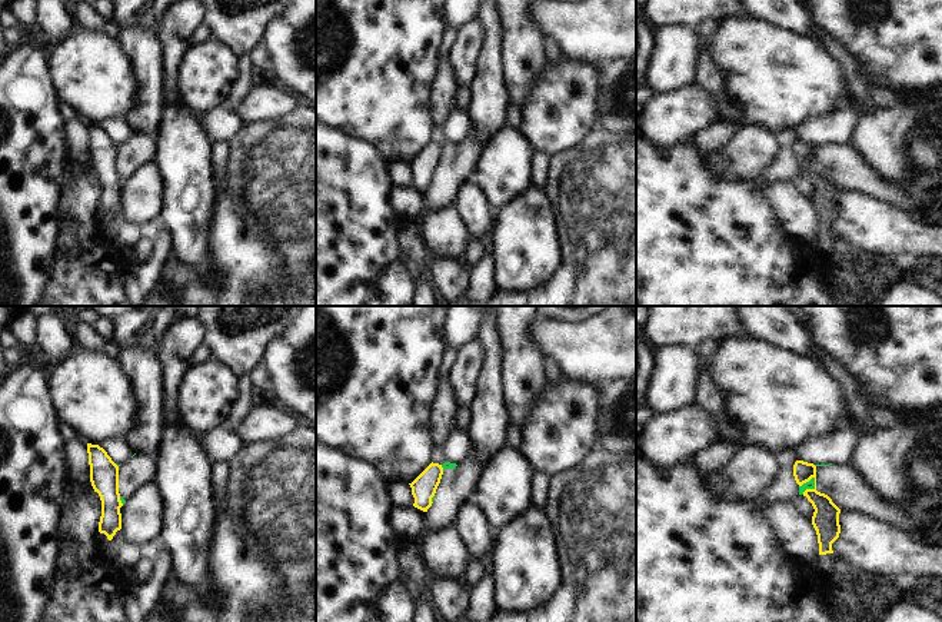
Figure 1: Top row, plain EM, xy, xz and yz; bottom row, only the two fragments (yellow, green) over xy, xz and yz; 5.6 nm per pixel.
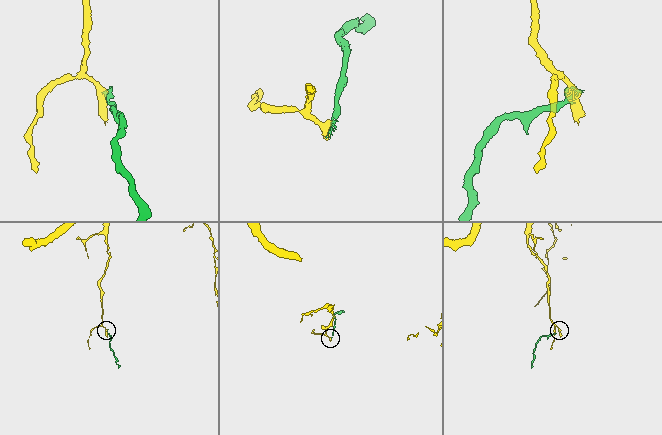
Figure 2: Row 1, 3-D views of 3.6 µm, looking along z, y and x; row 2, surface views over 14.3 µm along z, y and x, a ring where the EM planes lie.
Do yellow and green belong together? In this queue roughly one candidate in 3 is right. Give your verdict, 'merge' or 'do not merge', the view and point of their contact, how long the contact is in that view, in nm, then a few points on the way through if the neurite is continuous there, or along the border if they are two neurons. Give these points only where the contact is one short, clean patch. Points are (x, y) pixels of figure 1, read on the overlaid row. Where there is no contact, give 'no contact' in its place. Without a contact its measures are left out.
do not merge; meets yellow in yz at (812, 489); contact 120 nm long; border along yz (814, 476), (814, 486), (802, 494)

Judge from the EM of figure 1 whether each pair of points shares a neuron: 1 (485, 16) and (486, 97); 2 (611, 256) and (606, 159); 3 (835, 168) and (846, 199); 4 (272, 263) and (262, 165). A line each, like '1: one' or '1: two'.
1: one
2: one
3: two
4: two

